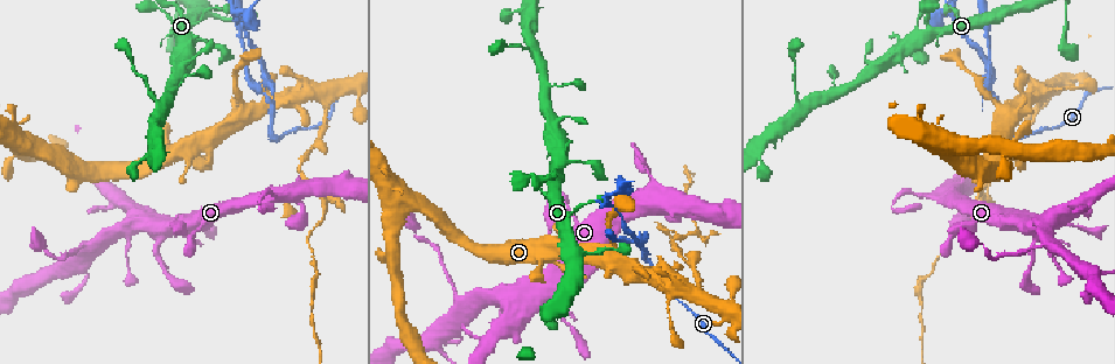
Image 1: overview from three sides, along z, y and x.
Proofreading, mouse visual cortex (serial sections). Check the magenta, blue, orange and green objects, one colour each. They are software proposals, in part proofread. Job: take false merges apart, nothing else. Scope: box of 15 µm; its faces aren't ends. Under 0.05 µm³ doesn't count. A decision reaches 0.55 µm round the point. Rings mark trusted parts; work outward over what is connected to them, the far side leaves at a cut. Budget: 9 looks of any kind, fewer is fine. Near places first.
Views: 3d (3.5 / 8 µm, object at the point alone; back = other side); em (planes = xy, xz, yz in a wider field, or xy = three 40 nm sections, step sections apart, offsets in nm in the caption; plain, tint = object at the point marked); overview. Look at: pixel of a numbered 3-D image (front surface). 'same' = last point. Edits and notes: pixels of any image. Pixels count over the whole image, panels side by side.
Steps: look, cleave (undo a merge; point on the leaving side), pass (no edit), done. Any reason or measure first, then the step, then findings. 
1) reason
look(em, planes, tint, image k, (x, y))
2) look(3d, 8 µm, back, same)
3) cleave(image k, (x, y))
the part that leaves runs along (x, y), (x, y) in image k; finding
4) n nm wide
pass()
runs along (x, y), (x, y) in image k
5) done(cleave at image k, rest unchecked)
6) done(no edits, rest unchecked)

narrows sharply
look(3d, 3.5 µm, image 1, (926, 14))

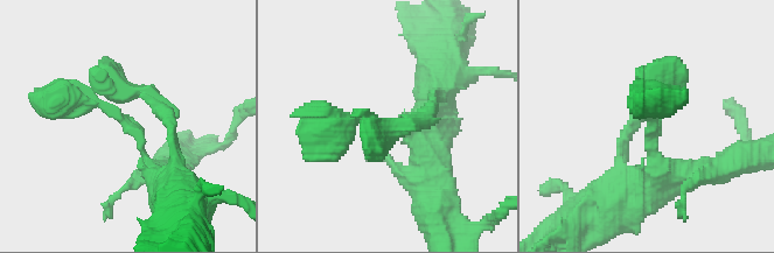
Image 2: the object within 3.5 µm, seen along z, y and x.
3 arms; arms of 150, 250, 450 nm
look(em, xy, step 1, tint, image 2, (114, 111))

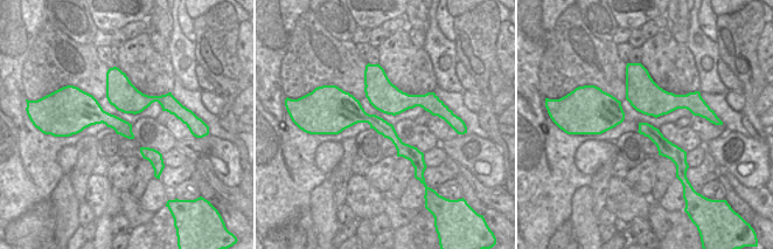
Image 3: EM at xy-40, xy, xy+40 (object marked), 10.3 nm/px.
pass()
all the same cell

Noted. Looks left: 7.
branch point
look(3d, 3.5 µm, image 1, (693, 262))

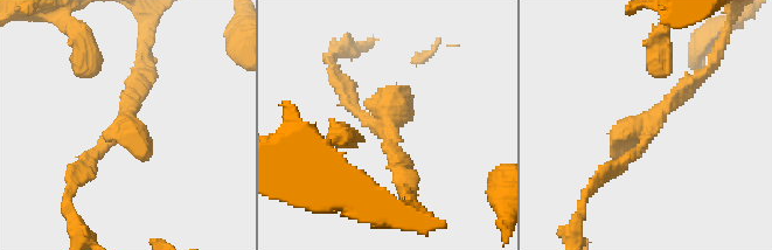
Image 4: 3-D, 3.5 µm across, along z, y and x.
look(em, planes, tint, image 4, (389, 125))

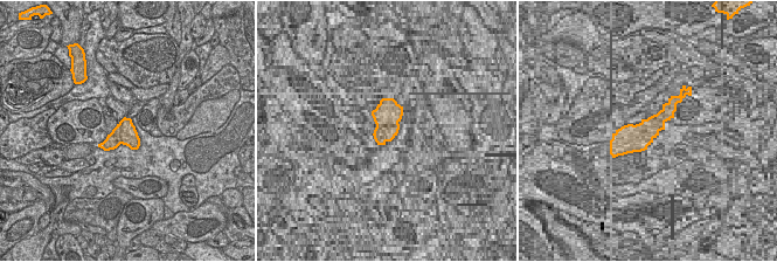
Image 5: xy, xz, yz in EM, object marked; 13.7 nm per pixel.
look(em, xy, step 5, tint, same)

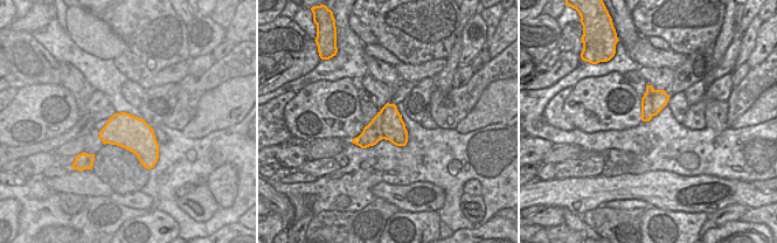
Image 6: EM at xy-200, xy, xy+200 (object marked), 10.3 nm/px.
cleave(image 4, (352, 88))
the part that leaves runs along (665, 108), (635, 154), (603, 175) in image 4; a second cell is stuck on

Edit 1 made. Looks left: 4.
see it whole again
look(overview)

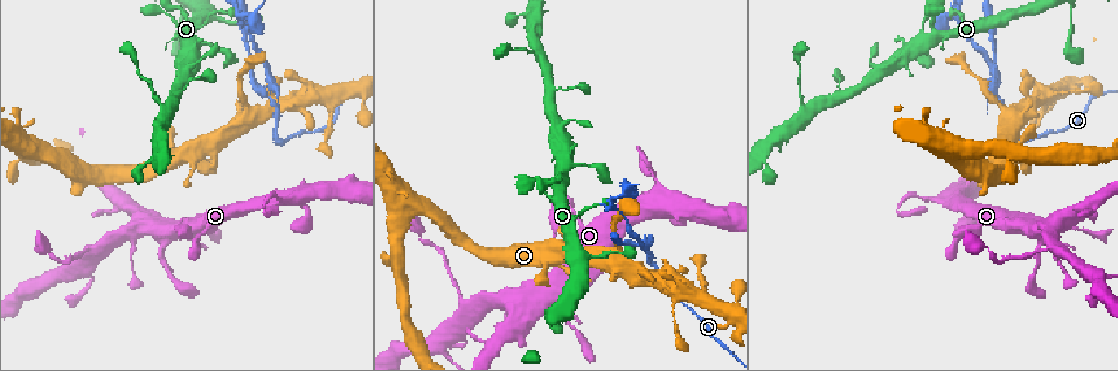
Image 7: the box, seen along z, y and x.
two arms in line, one across
look(3d, 3.5 µm, image 7, (997, 95))

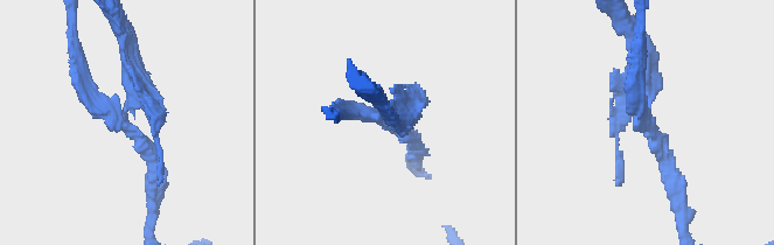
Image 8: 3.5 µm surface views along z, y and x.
look(em, xy, step 1, tint, image 8, (651, 123))

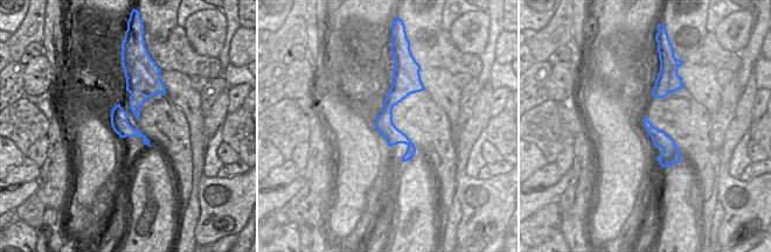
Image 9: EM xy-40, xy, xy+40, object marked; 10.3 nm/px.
cleave(image 8, (159, 102))
the part that leaves runs along (132, 106), (139, 82), (120, 23) in image 8; a second cell is stuck on

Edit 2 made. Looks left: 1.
done(cleave at image 4, cleave at image 8, rest unchecked)

